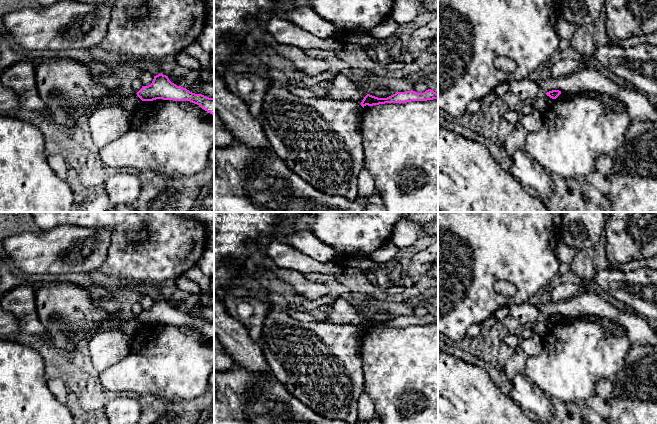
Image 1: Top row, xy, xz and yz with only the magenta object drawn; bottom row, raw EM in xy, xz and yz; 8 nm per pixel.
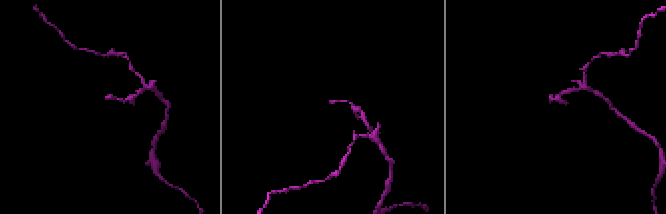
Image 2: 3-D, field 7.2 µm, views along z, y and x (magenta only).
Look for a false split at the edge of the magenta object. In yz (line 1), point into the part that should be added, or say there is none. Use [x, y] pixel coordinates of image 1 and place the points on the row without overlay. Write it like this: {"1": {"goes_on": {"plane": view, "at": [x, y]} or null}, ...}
{"1": {"goes_on": null}}

